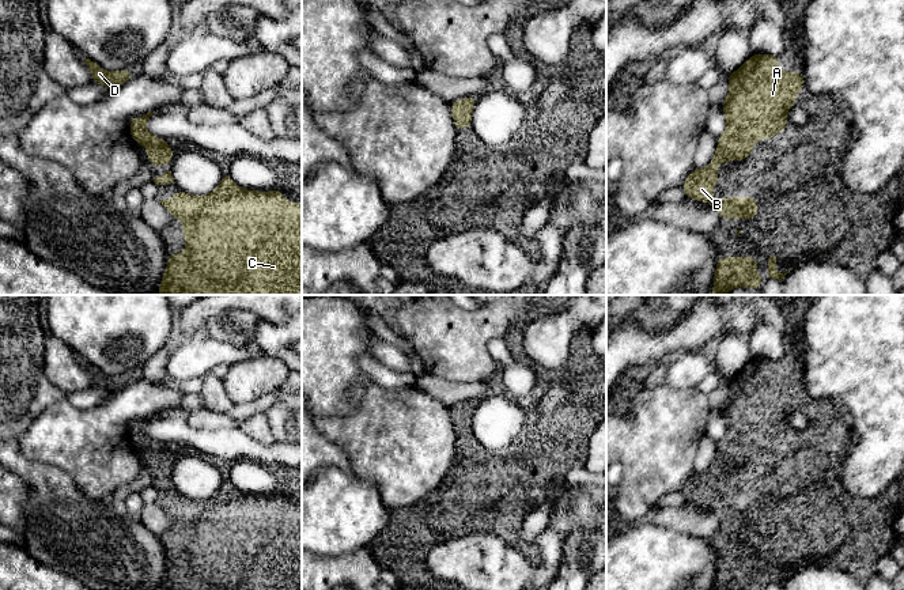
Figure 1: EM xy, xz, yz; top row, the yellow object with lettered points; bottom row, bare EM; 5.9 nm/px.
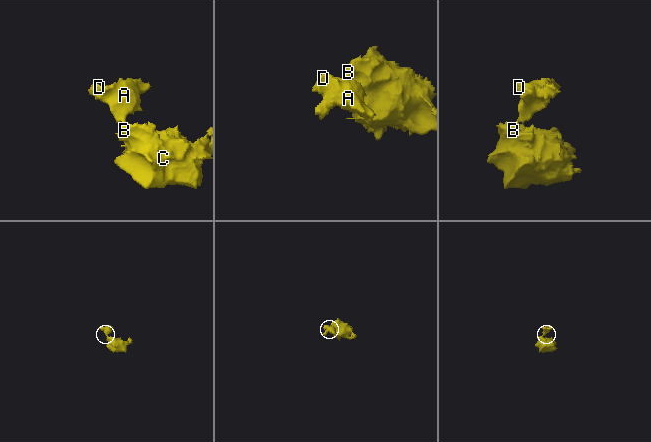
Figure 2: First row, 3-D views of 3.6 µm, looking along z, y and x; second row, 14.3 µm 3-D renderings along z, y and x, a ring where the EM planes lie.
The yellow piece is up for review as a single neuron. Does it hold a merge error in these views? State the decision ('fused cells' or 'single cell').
single cell

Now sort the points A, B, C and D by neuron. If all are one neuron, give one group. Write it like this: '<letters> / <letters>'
A B C D

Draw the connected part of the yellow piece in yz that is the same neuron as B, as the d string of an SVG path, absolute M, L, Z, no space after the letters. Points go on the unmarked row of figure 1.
M754 358L726 386L729 400L720 409L726 434L718 442L710 469L701 474L693 472L681 495L686 503L710 508L720 523L756 523L756 502L711 503L719 487L716 470L726 465L744 468L759 445L775 442L791 430L786 417L795 411L805 381L803 377L783 377L779 359Z

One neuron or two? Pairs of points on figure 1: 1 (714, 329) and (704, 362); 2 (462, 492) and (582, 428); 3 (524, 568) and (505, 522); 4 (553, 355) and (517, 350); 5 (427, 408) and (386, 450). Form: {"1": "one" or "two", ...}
{"1": "two", "2": "one", "3": "two", "4": "two", "5": "one"}

